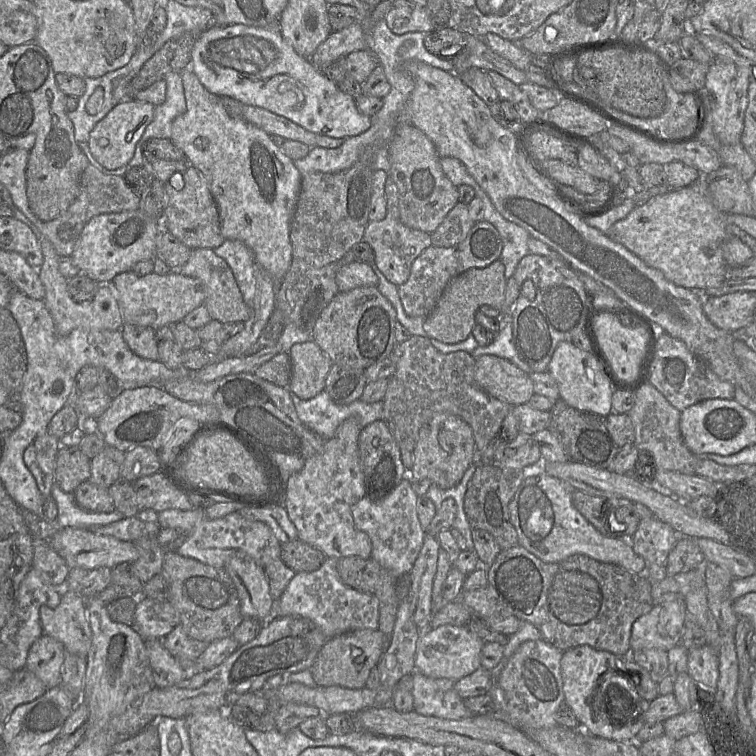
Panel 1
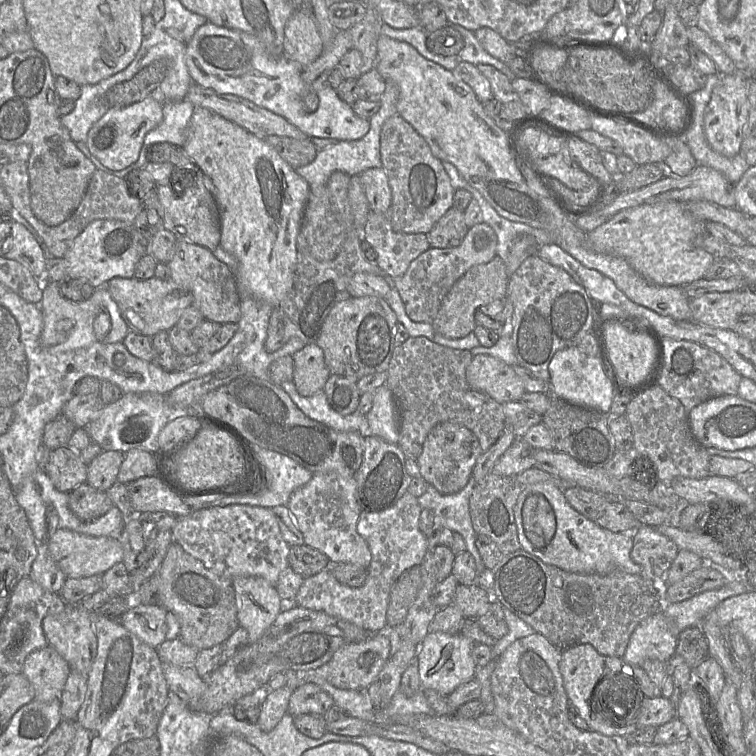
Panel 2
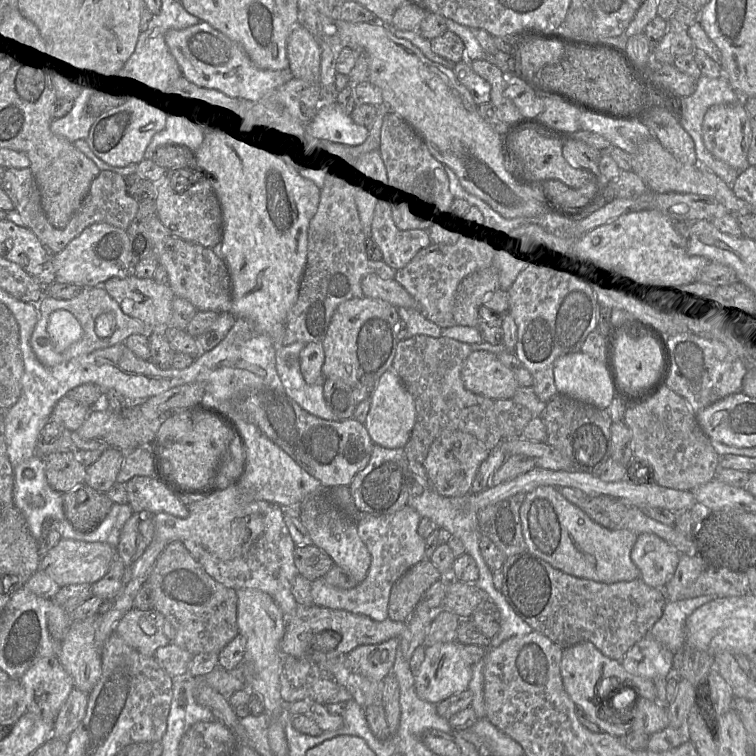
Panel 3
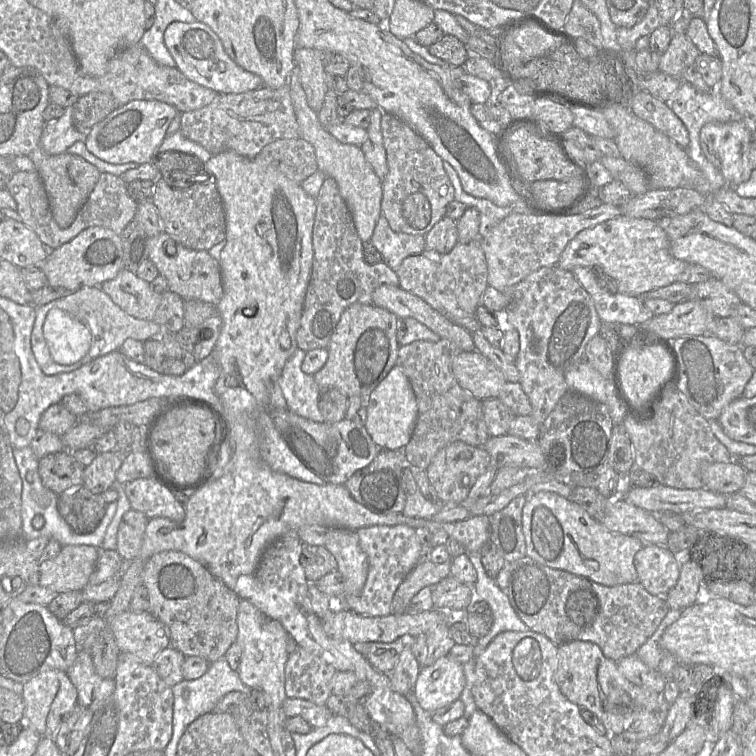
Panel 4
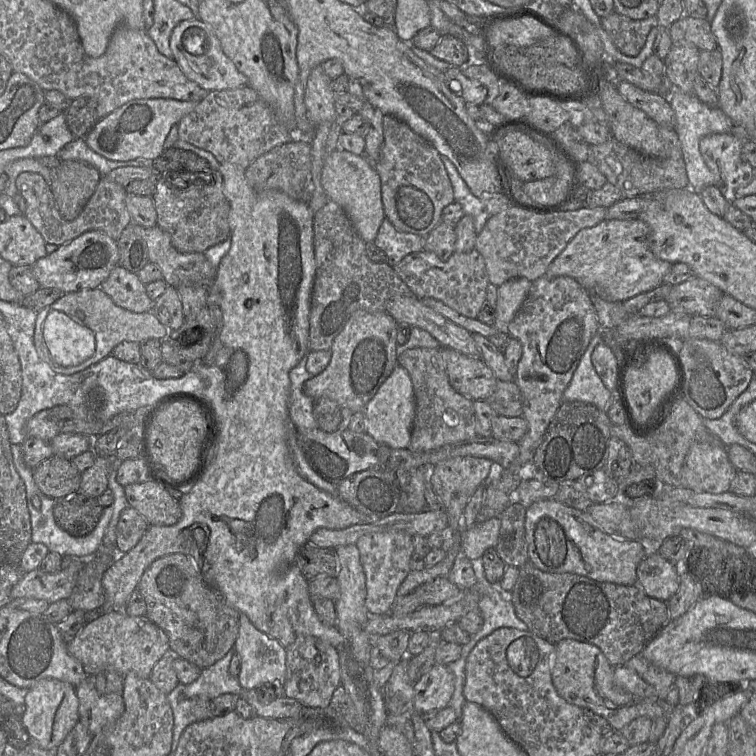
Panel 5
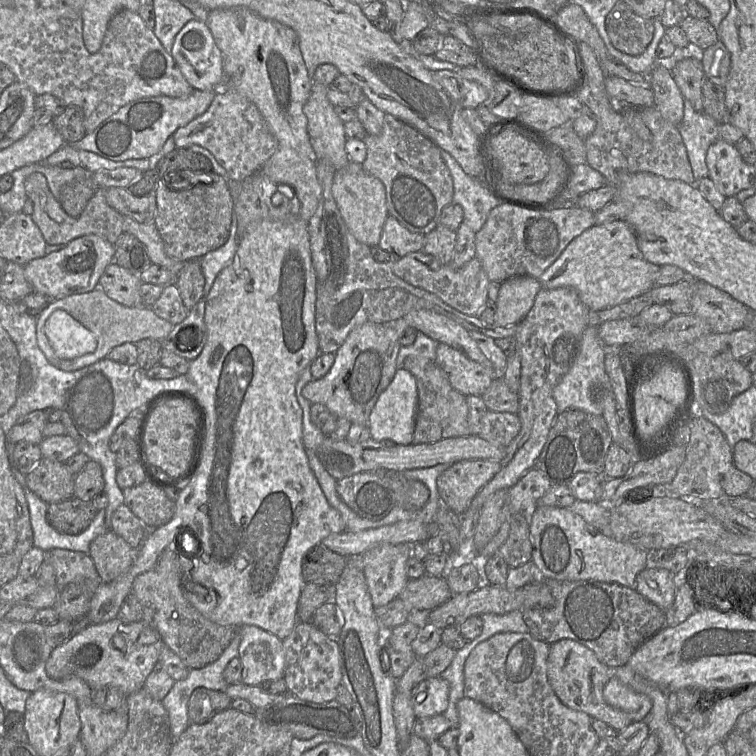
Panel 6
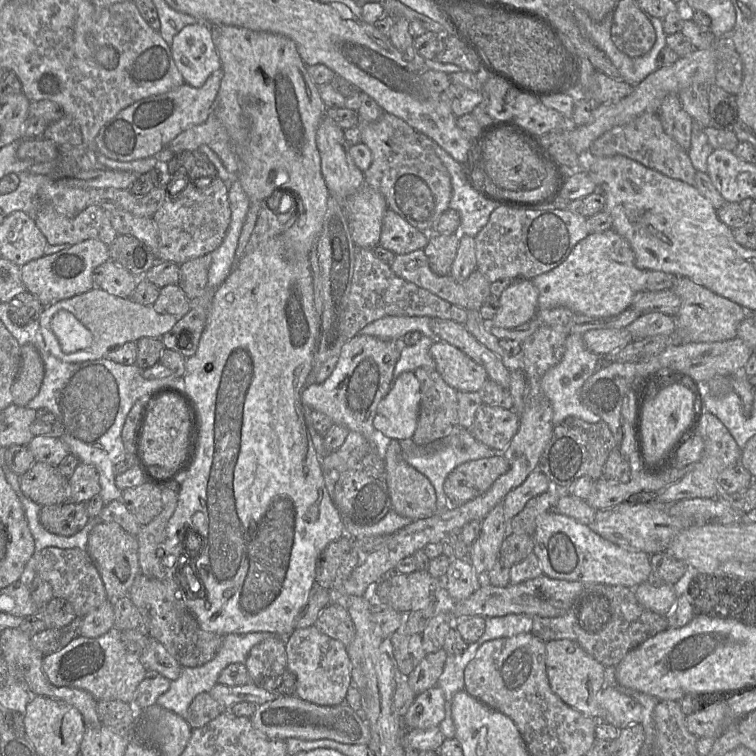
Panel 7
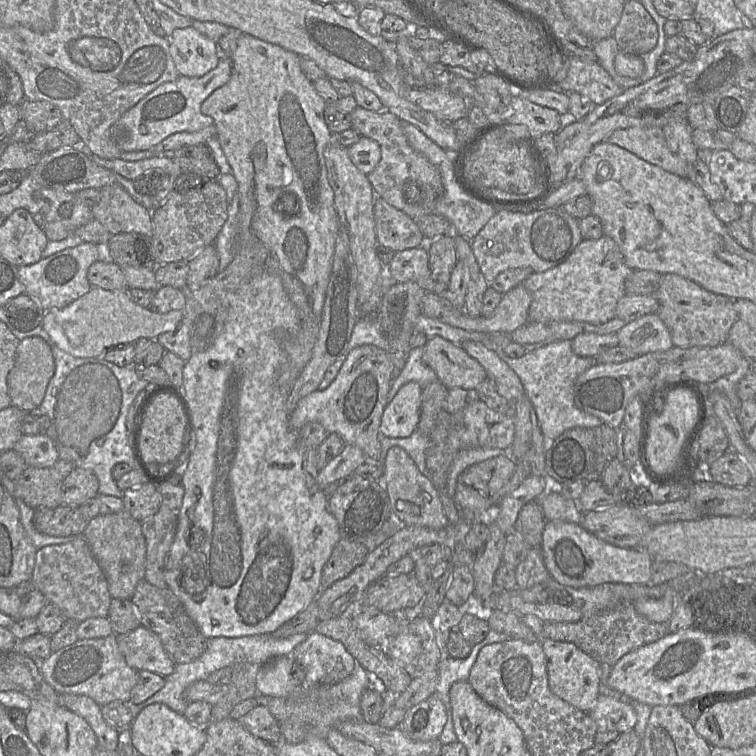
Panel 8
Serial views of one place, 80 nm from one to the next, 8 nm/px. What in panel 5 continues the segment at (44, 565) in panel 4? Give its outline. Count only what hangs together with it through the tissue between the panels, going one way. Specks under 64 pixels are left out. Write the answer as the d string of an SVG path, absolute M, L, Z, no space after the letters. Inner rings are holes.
M63 556L61 569L55 573L39 569L26 572L11 590L11 599L34 598L54 603L68 599L86 559Z

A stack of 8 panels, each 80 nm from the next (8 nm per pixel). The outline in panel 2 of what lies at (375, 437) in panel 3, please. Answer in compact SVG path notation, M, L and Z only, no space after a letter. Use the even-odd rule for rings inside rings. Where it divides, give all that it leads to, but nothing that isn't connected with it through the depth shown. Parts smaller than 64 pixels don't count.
M386 384L375 390L373 406L367 414L369 433L383 440L398 444L399 424L397 408Z

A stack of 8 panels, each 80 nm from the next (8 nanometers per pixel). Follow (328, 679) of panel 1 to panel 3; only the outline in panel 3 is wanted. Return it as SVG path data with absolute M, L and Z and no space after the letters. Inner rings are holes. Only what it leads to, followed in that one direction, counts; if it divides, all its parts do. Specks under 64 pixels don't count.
M399 638L362 645L349 652L348 658L355 663L355 671L369 679L381 681L392 672L399 645Z

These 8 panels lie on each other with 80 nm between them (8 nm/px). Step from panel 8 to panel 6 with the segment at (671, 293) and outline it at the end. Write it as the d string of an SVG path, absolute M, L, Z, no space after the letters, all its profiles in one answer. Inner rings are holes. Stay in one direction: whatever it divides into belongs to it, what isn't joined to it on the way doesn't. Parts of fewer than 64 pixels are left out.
M695 281L692 314L705 320L712 333L730 333L746 327L753 312L728 293L703 281Z

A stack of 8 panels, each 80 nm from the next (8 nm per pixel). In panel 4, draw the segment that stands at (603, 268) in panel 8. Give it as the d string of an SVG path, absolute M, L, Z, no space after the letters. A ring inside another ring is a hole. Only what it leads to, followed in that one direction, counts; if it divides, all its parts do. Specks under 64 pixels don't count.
M619 215L613 219L580 231L563 250L557 266L572 271L575 267L600 268L611 277L618 293L641 297L643 294L677 282L678 276L691 263L675 258L666 232L656 220Z

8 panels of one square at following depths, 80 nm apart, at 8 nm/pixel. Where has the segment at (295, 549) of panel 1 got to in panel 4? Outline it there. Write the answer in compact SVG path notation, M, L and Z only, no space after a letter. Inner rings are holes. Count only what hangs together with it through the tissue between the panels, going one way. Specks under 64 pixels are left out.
M302 543L300 563L310 583L316 583L324 575L338 569L336 559L324 546Z

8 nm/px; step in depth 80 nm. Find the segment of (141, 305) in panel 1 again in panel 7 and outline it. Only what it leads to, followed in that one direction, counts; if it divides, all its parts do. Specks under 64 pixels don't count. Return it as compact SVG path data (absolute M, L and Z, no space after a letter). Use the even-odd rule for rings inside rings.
M109 259L94 270L93 282L95 287L99 287L111 295L132 298L139 278Z

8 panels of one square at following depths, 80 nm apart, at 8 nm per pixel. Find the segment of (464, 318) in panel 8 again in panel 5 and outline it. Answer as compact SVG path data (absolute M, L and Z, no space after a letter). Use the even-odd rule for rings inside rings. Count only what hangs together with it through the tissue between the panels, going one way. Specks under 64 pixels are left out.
M526 278L508 280L498 287L495 317L498 327L509 324L525 301L532 282Z

